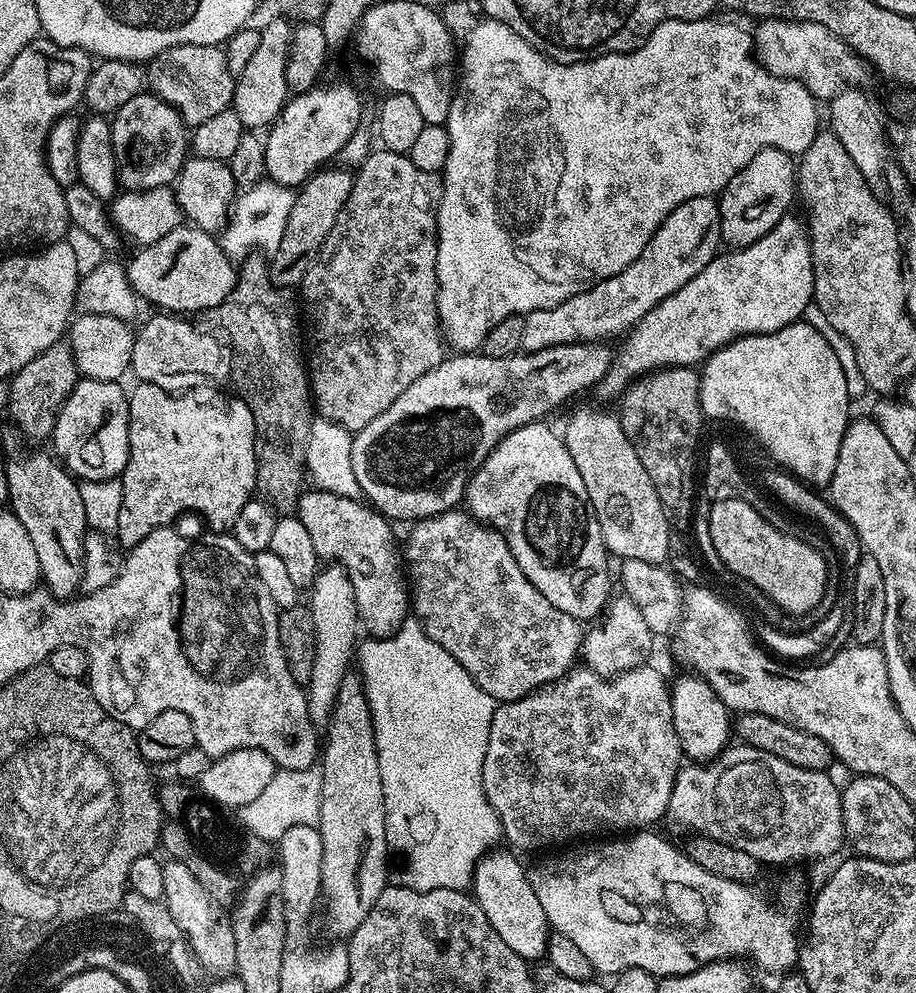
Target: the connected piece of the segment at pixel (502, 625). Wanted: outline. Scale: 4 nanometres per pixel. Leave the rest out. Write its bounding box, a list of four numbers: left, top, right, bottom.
[402,510,578,694]

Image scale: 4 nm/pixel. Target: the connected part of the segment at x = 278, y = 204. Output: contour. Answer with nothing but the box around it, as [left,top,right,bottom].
[219,178,293,262]

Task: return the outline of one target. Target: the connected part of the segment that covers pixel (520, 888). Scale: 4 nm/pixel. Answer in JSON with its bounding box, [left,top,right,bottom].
[470,850,550,962]

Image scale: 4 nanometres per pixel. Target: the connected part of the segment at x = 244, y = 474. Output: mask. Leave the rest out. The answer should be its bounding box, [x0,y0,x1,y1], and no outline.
[114,384,256,548]

